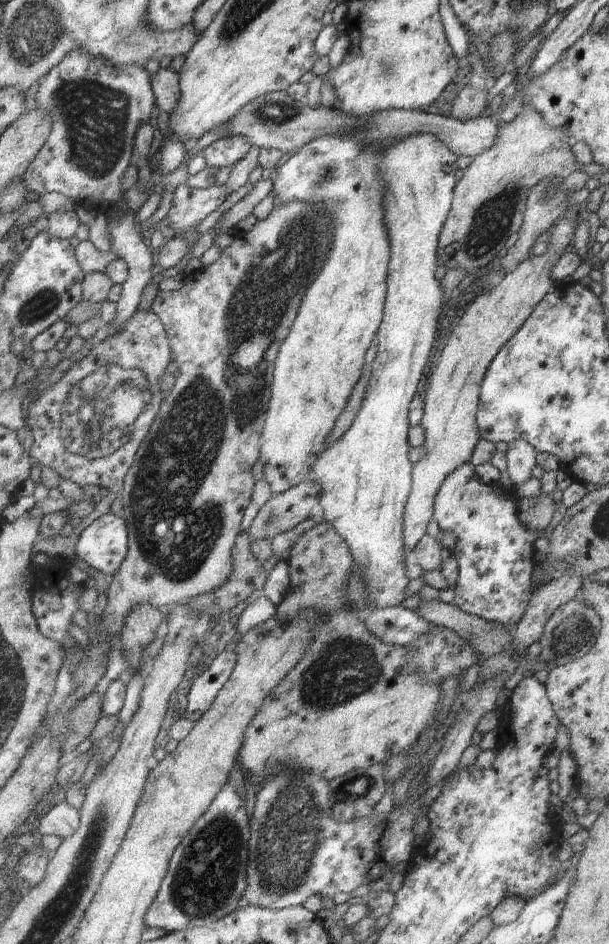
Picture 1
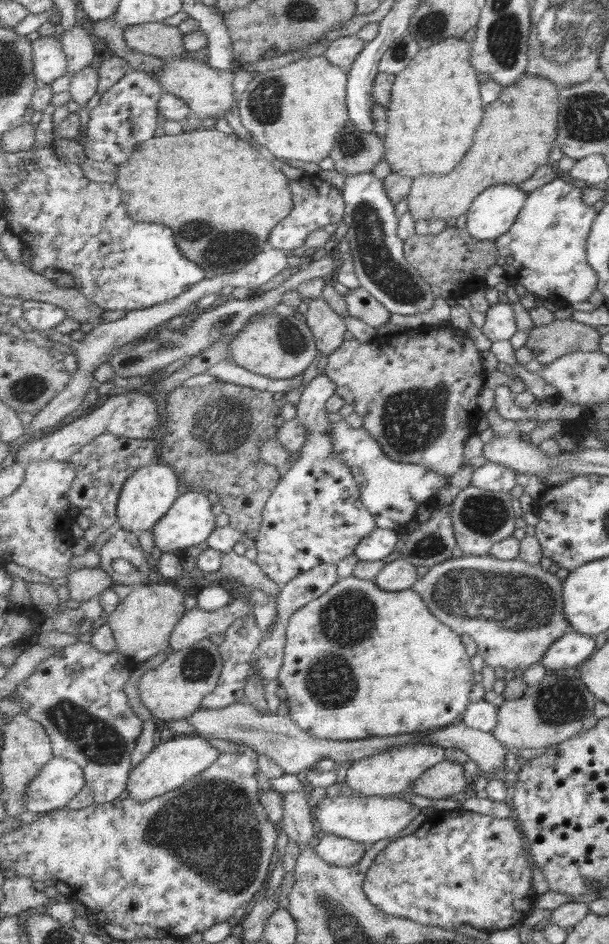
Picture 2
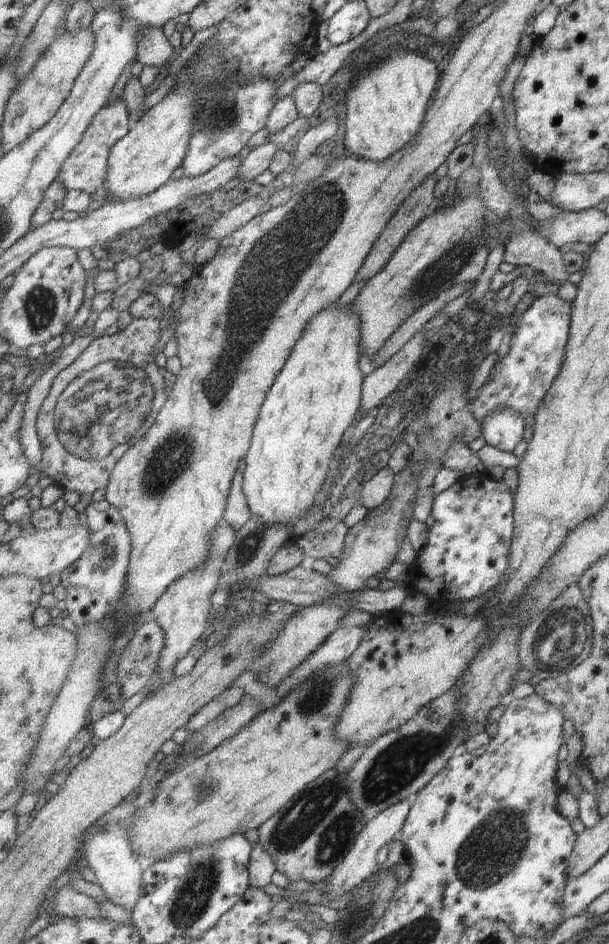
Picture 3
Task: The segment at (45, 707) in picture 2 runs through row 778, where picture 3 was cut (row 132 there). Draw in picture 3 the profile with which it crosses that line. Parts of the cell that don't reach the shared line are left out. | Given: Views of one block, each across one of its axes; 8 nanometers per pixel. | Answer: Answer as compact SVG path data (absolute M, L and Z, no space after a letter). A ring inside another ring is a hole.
M123 88L121 96L113 102L103 106L91 122L90 128L86 131L78 148L67 158L66 164L63 164L62 172L59 172L58 181L68 190L79 190L86 194L95 194L107 180L109 172L109 156L111 148L119 144L129 134L129 121L131 121L128 104L125 102L125 91Z

